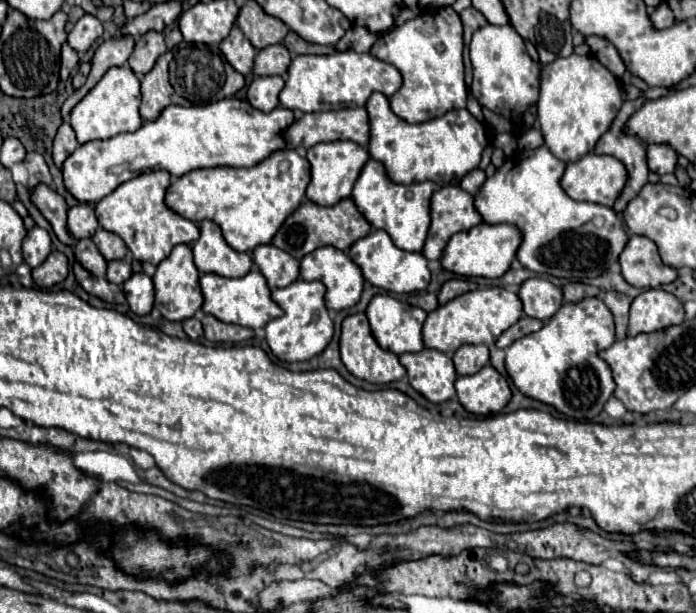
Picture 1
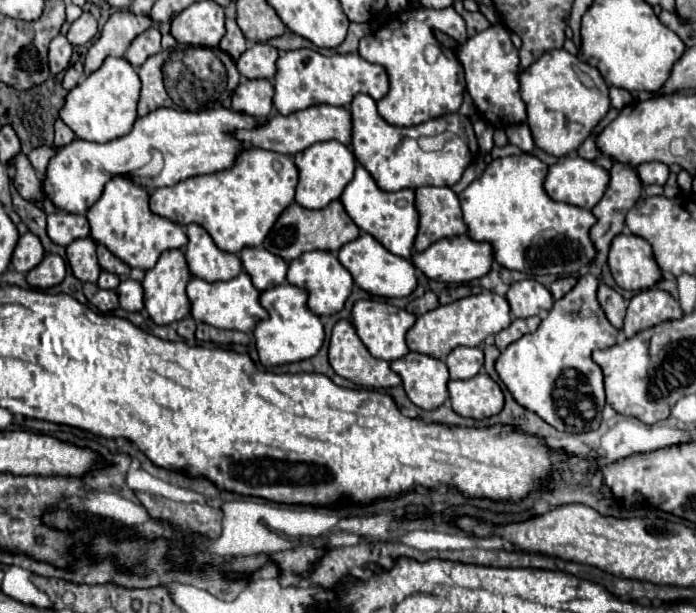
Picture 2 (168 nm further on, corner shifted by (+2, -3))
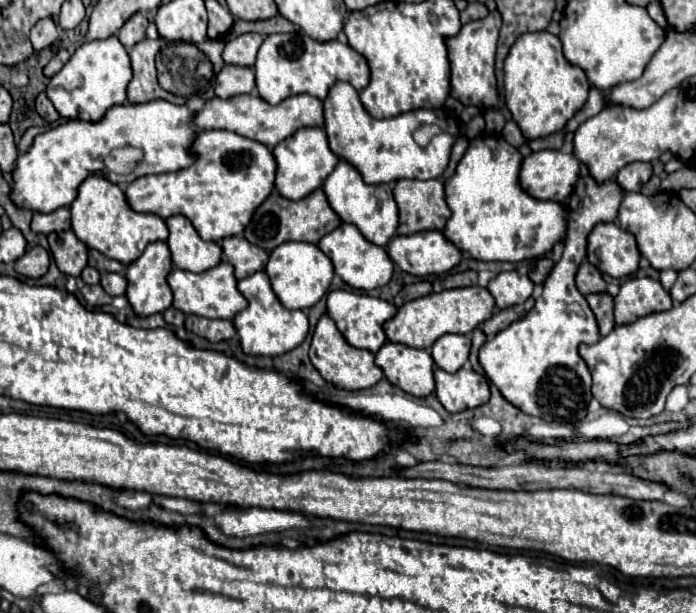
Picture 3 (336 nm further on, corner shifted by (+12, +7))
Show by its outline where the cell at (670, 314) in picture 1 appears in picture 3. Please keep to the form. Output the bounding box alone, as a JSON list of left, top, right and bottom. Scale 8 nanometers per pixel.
[614,278,670,324]

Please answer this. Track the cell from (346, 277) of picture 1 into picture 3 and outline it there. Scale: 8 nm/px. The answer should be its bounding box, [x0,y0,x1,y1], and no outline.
[264,242,334,308]

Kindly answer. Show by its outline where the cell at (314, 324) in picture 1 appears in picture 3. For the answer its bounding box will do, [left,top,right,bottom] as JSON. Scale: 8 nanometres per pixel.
[234,272,310,356]

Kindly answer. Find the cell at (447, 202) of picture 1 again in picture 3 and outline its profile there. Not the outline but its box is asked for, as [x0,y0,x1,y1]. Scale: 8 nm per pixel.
[394,180,450,236]

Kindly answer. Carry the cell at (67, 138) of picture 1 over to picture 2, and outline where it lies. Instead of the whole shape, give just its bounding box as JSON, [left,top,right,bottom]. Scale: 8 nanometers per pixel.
[54,118,74,148]

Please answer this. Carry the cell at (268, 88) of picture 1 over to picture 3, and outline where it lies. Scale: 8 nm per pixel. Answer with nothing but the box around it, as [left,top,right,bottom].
[214,66,256,100]

